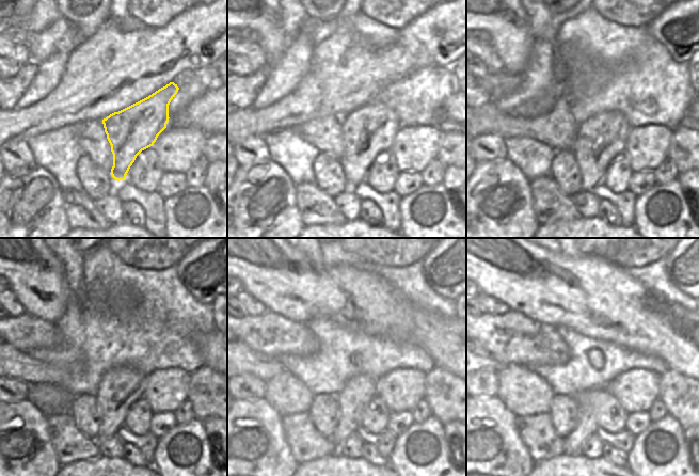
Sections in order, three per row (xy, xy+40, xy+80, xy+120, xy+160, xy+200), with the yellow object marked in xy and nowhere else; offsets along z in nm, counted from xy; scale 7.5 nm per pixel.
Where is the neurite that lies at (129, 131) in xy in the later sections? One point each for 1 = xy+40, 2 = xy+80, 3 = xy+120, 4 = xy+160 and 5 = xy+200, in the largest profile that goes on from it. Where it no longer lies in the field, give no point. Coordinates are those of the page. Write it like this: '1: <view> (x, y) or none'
1: xy+40 (367, 131)
2: xy+80 (601, 139)
3: xy+120 (121, 386)
4: xy+160 (358, 392)
5: xy+200 (586, 427)

